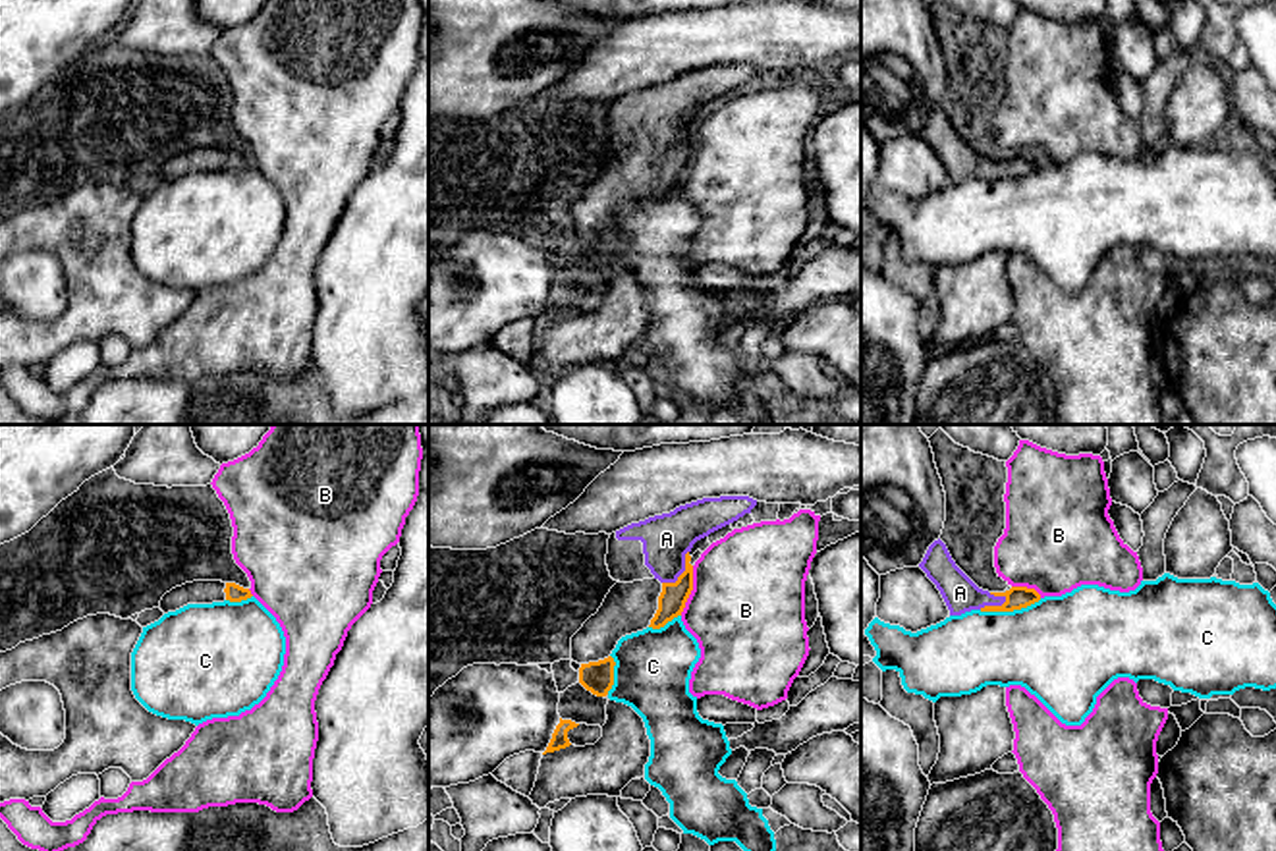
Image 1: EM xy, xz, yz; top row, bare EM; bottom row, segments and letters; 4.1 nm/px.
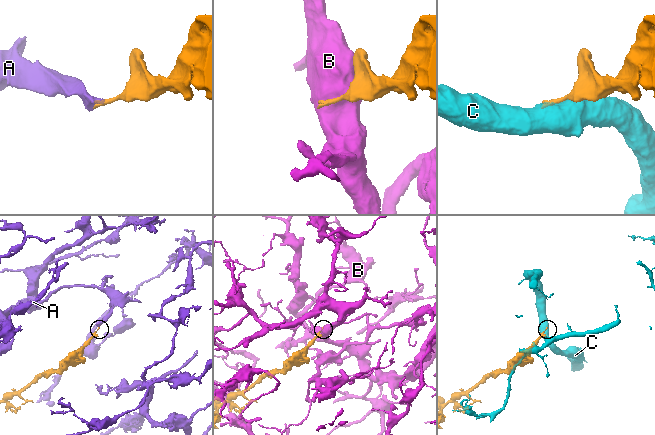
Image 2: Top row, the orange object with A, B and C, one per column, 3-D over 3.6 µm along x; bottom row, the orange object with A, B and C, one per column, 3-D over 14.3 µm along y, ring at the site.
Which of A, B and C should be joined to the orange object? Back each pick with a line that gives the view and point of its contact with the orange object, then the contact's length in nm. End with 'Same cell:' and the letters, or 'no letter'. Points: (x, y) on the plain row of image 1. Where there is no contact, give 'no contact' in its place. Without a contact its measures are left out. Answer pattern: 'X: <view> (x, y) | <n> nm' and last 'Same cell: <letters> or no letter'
A: yz (993, 174) | 130 nm
Same cell: A

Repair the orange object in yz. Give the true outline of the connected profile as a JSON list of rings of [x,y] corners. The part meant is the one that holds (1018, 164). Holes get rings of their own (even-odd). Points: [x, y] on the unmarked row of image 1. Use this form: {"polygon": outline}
{"polygon": [[[934,108],[919,135],[940,158],[950,183],[961,183],[971,178],[1013,179],[1040,168],[1035,156],[1012,154],[1006,160],[988,160],[979,156],[952,127],[946,112]]]}

